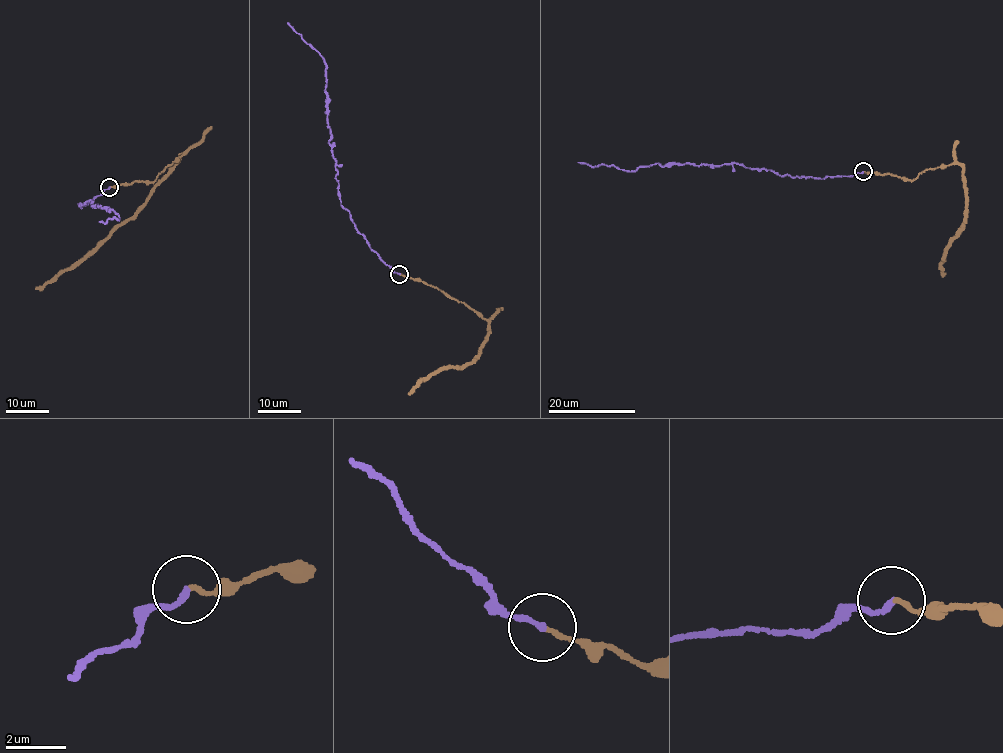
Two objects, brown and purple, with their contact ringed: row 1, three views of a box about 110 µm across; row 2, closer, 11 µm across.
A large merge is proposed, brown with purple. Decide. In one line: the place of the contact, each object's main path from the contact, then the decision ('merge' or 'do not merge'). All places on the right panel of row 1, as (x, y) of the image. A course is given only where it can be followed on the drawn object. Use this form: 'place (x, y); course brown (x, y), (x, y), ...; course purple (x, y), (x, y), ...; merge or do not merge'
place (863, 171); course brown (863, 171), (912, 180), (928, 169), (962, 167), (964, 220), (944, 252), (939, 264), (944, 275); course purple (863, 171), (822, 179), (779, 176), (735, 163), (655, 163), (631, 170), (577, 162); merge

